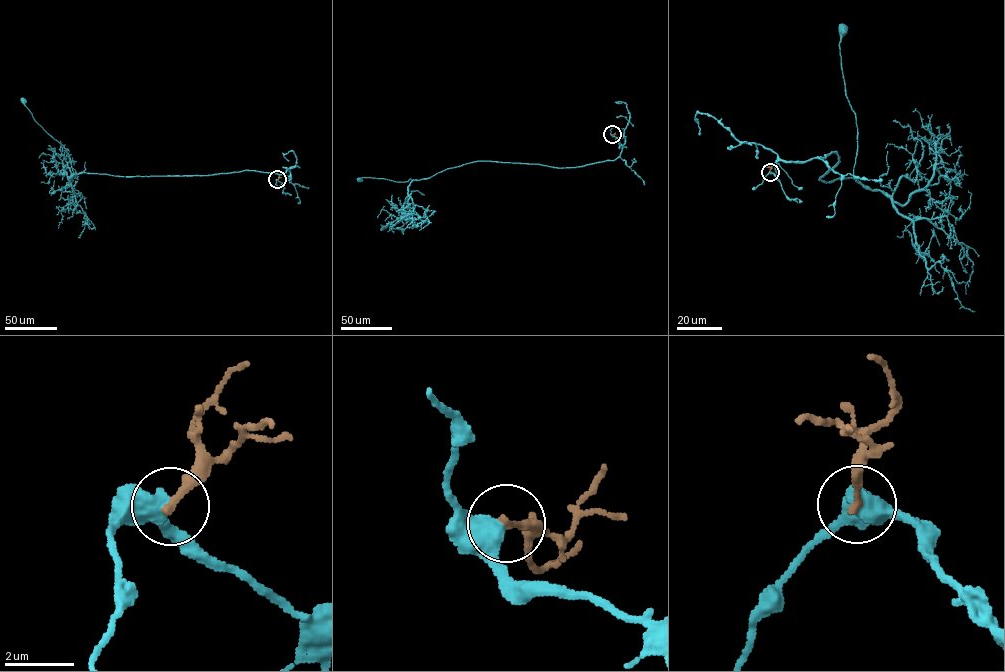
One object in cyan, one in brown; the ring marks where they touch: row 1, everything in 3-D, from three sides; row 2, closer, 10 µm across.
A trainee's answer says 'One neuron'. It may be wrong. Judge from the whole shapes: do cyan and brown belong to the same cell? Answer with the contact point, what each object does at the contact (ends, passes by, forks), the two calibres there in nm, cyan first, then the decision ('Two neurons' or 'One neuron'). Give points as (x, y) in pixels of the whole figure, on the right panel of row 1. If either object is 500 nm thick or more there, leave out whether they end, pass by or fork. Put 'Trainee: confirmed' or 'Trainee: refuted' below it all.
Place: (770, 172). Thickness 600 nm (cyan) against 280 nm. Two neurons
Trainee: refuted

